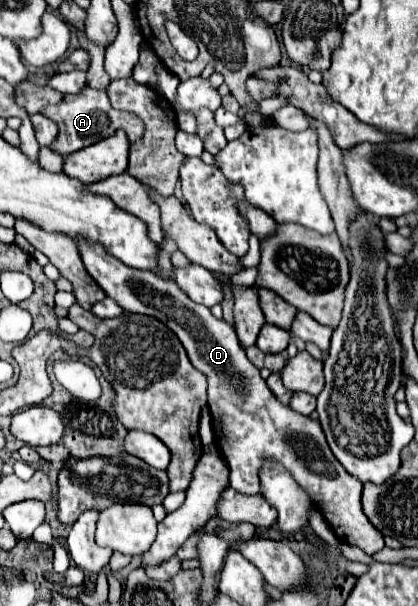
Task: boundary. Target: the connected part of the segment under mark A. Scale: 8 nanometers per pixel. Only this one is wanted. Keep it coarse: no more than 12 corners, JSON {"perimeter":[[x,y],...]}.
{"perimeter":[[83,88],[41,114],[57,122],[51,150],[69,156],[143,120],[115,110],[105,92]]}

